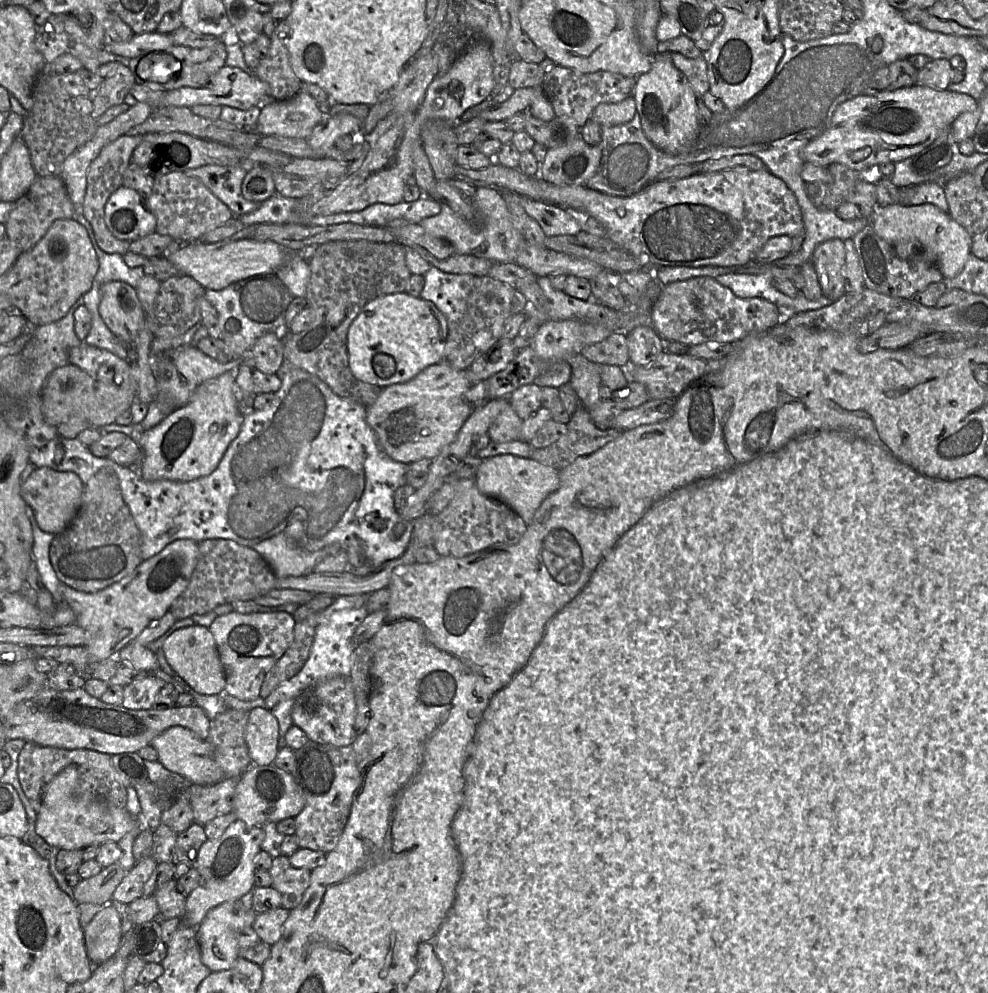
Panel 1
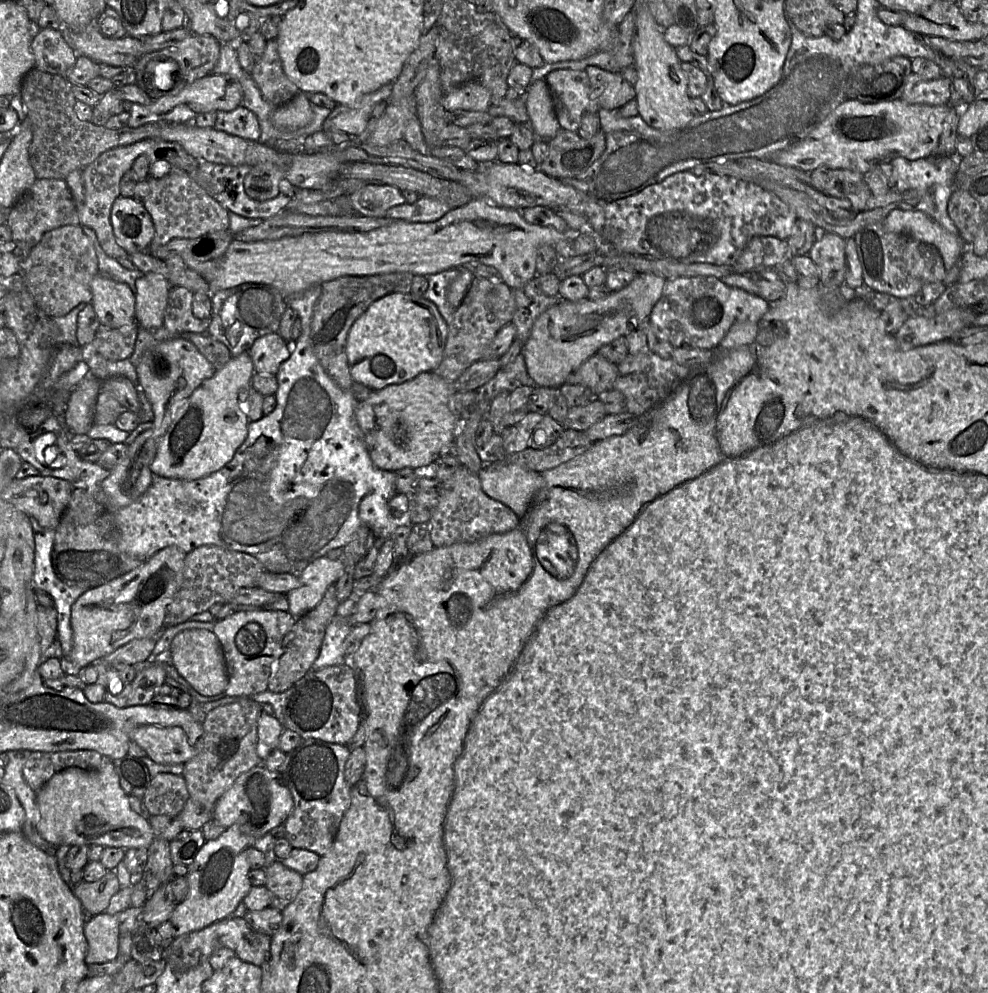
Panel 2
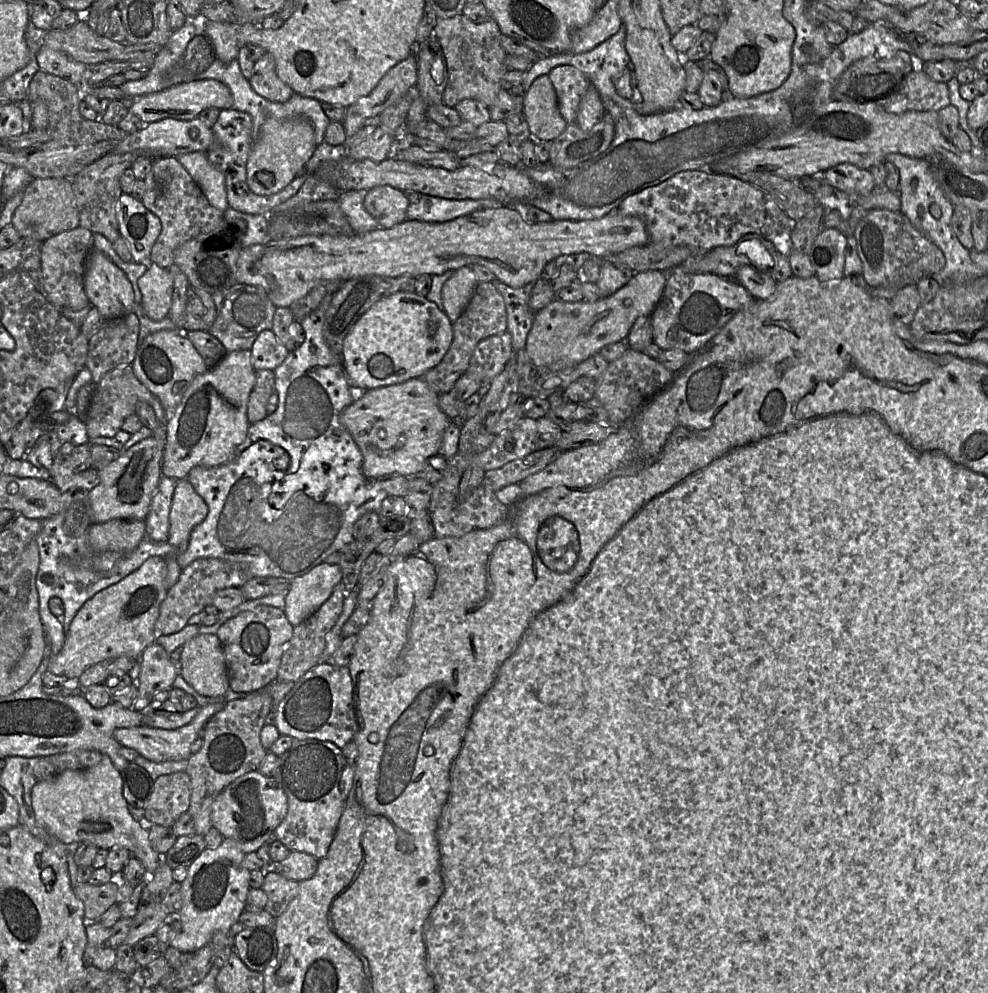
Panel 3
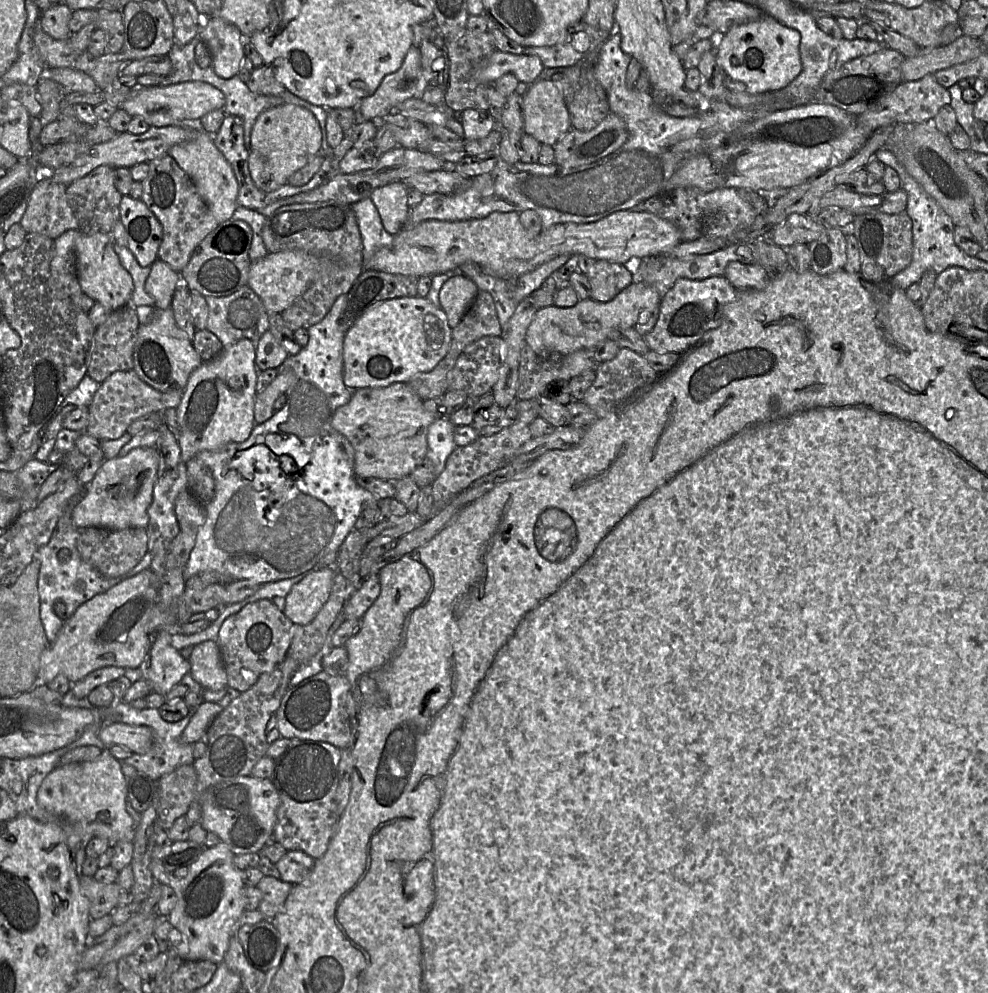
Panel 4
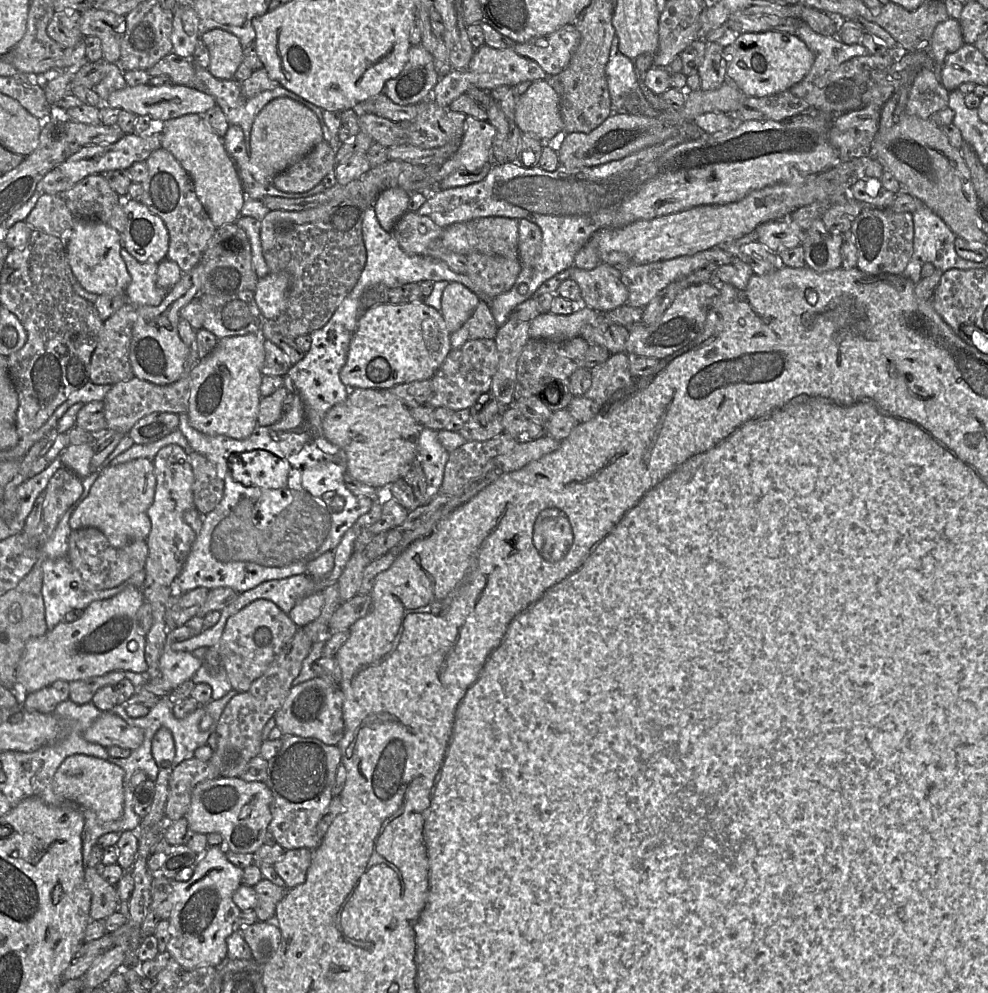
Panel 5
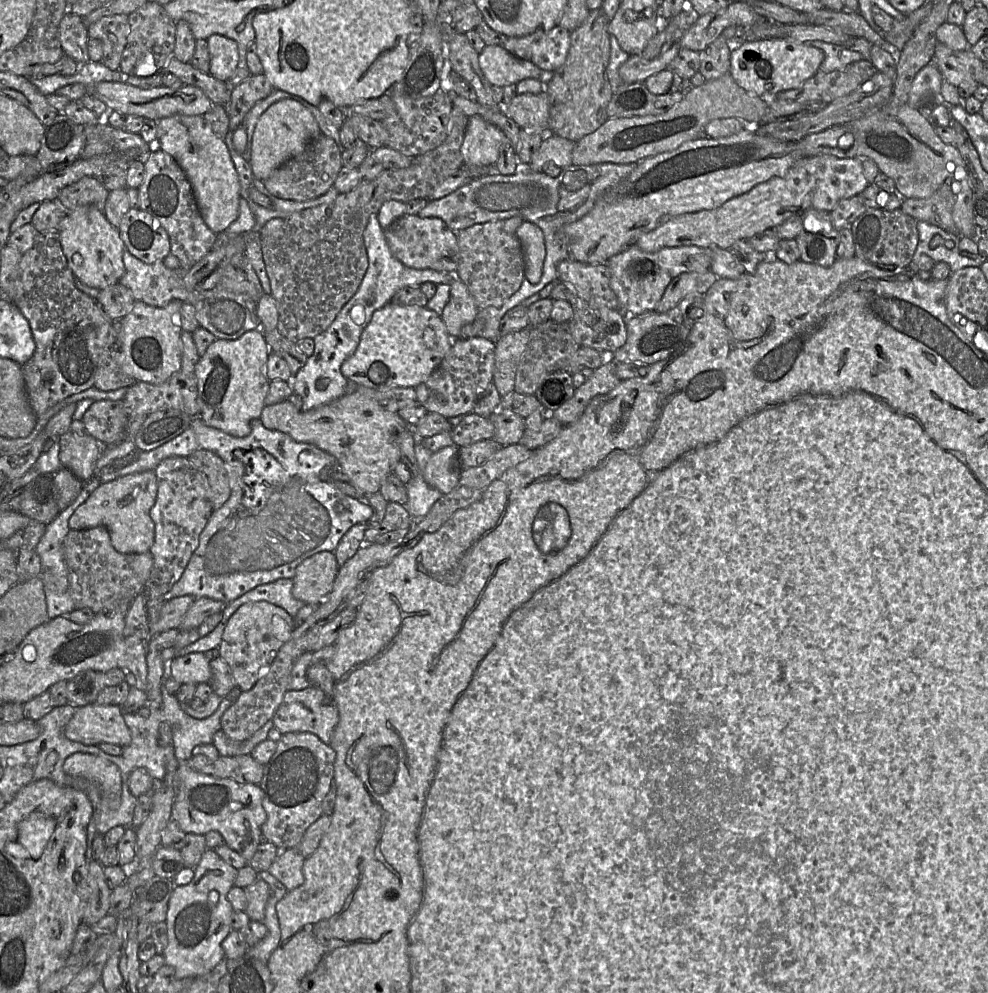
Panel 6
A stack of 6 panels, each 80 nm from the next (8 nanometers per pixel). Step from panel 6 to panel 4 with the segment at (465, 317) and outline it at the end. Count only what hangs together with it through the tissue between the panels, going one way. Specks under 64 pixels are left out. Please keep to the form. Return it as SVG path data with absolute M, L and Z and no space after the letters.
M459 271L450 277L440 291L442 310L448 318L449 325L454 329L462 320L474 302L479 289L471 278Z

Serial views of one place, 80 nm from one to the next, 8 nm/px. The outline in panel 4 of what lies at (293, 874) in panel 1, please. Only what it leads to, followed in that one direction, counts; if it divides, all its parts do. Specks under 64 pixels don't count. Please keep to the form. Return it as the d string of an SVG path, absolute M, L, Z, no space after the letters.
M263 876L256 887L262 893L258 910L266 920L272 920L281 911L293 885L280 878Z

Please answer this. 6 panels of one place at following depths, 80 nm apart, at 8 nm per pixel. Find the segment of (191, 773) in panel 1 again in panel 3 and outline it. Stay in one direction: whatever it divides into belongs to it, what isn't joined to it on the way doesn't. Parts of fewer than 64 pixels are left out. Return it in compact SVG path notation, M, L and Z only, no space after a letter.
M224 702L212 703L203 706L198 714L186 725L174 730L154 728L146 725L117 728L113 732L113 737L125 747L135 749L140 755L152 762L160 763L165 761L179 761L188 759L191 755L191 744L198 738L203 731L206 723L225 707Z

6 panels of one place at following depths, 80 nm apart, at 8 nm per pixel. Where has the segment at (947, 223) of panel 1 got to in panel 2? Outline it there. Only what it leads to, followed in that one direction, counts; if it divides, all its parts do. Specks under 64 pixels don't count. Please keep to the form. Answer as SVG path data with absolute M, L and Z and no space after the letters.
M895 208L885 217L883 224L890 232L934 246L942 257L946 272L959 261L967 247L957 233L946 230L921 211Z

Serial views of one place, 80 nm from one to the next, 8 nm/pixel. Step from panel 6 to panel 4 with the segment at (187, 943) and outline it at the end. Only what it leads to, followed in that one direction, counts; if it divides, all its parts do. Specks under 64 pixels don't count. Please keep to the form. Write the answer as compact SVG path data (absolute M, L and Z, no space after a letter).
M219 842L210 848L204 848L196 861L189 865L189 873L185 878L178 879L168 872L163 866L162 860L152 859L150 870L154 877L154 883L160 883L173 888L177 896L177 903L170 912L167 920L171 924L169 933L169 947L182 959L187 961L208 960L219 965L224 961L229 948L231 937L238 926L241 913L244 911L244 870L238 869L233 863L234 853L227 844Z

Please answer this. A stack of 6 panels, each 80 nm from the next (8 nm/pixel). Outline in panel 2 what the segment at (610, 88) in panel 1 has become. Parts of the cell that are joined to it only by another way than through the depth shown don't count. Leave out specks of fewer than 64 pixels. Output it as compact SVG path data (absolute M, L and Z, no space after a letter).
M589 66L583 70L553 70L545 80L560 127L568 131L577 131L582 116L587 112L598 113L600 109L618 109L635 98L634 86L621 73L606 71L596 66Z

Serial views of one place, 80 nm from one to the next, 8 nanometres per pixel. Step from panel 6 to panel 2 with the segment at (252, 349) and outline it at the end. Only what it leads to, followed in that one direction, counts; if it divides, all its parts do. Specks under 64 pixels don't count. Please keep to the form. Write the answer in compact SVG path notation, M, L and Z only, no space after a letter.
M243 352L236 357L231 357L225 366L217 369L212 377L204 380L193 391L187 401L179 408L161 439L156 456L150 466L154 476L196 480L218 471L233 458L235 452L247 437L250 421L245 414L244 402L254 373L250 355L248 352Z

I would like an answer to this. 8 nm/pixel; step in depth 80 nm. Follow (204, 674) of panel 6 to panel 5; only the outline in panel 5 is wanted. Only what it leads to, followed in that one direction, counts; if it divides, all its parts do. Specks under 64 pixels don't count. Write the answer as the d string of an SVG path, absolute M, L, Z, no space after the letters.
M165 642L159 660L160 677L170 682L173 688L187 680L202 667L202 660L190 652L174 651L171 643Z

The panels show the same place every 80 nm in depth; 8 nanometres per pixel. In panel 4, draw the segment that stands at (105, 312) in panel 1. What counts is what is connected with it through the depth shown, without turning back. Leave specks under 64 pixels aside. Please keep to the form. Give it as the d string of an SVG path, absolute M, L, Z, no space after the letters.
M82 233L75 245L75 265L82 291L95 302L99 302L110 312L131 305L133 280L114 250L114 240L111 234Z

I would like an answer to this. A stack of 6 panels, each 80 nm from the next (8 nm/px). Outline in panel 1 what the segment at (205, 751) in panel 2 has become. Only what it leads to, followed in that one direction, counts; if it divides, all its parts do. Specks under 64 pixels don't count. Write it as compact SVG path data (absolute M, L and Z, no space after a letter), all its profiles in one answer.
M227 709L211 719L207 741L213 747L223 778L241 777L252 765L245 742L249 712Z

